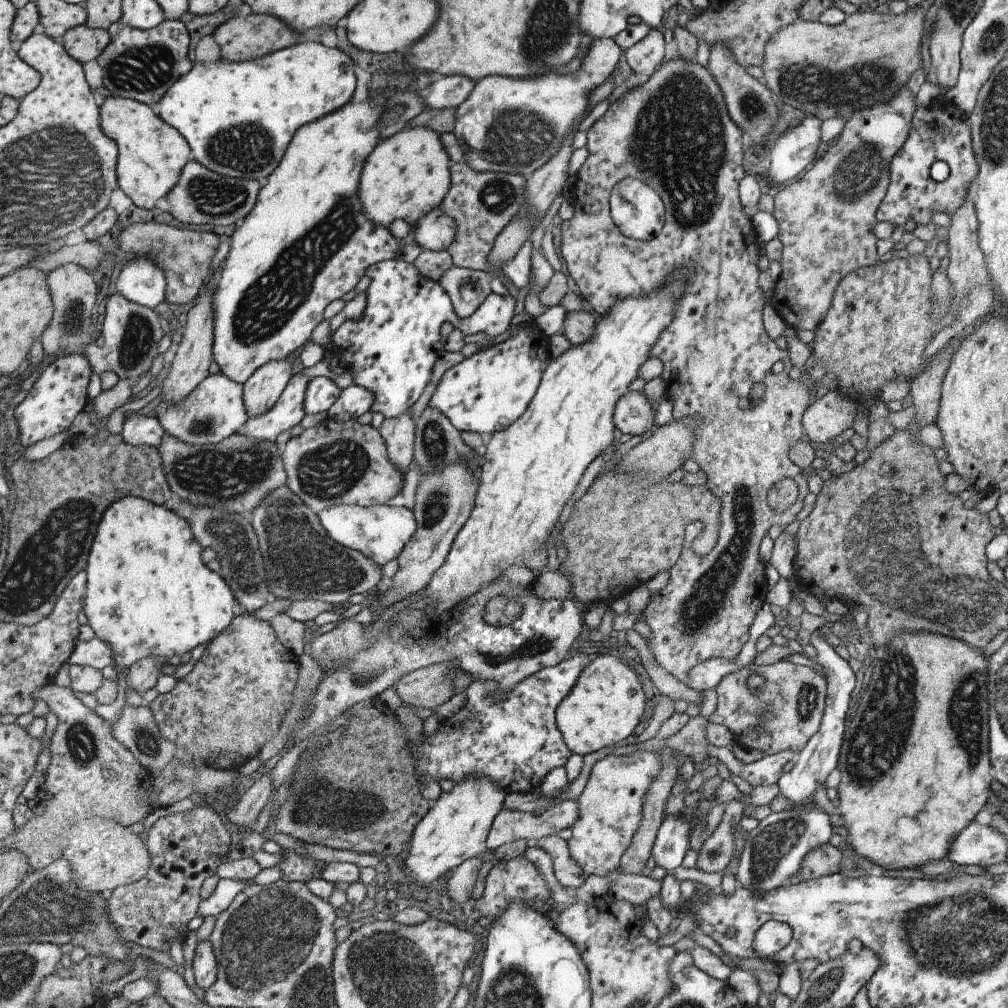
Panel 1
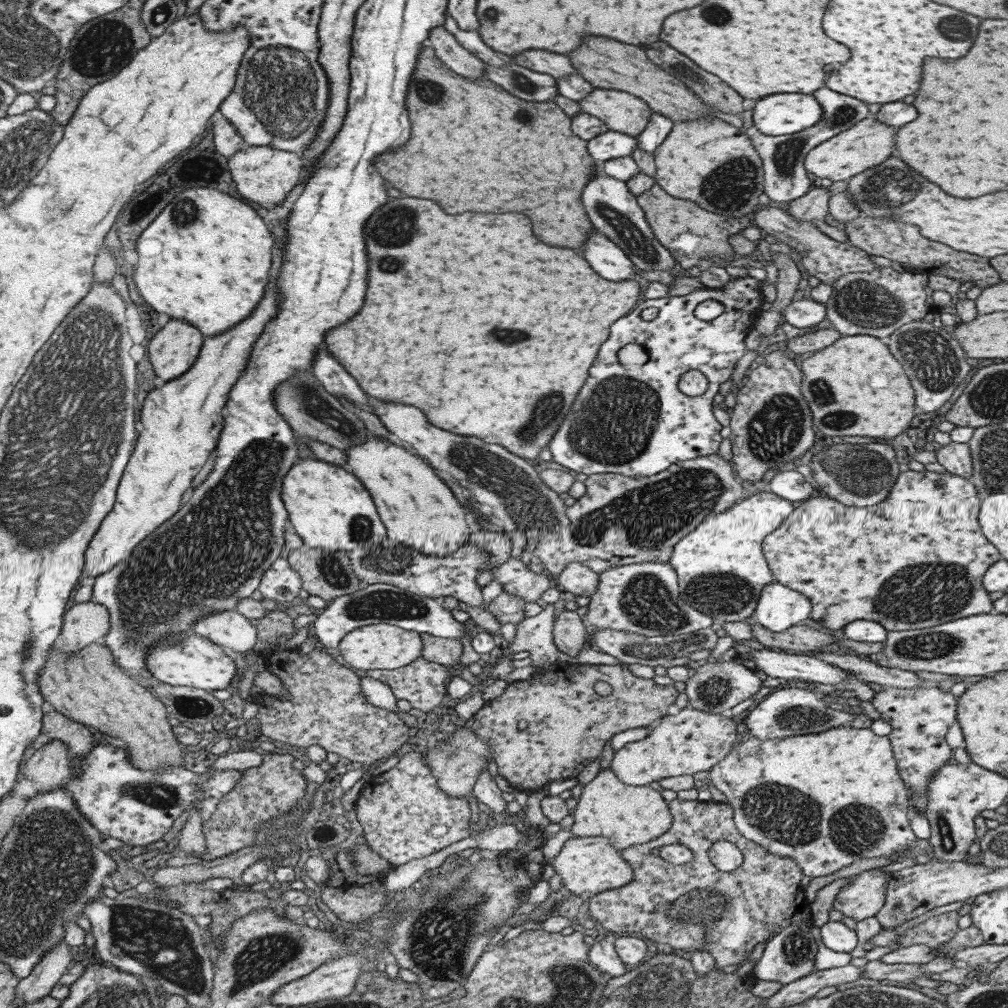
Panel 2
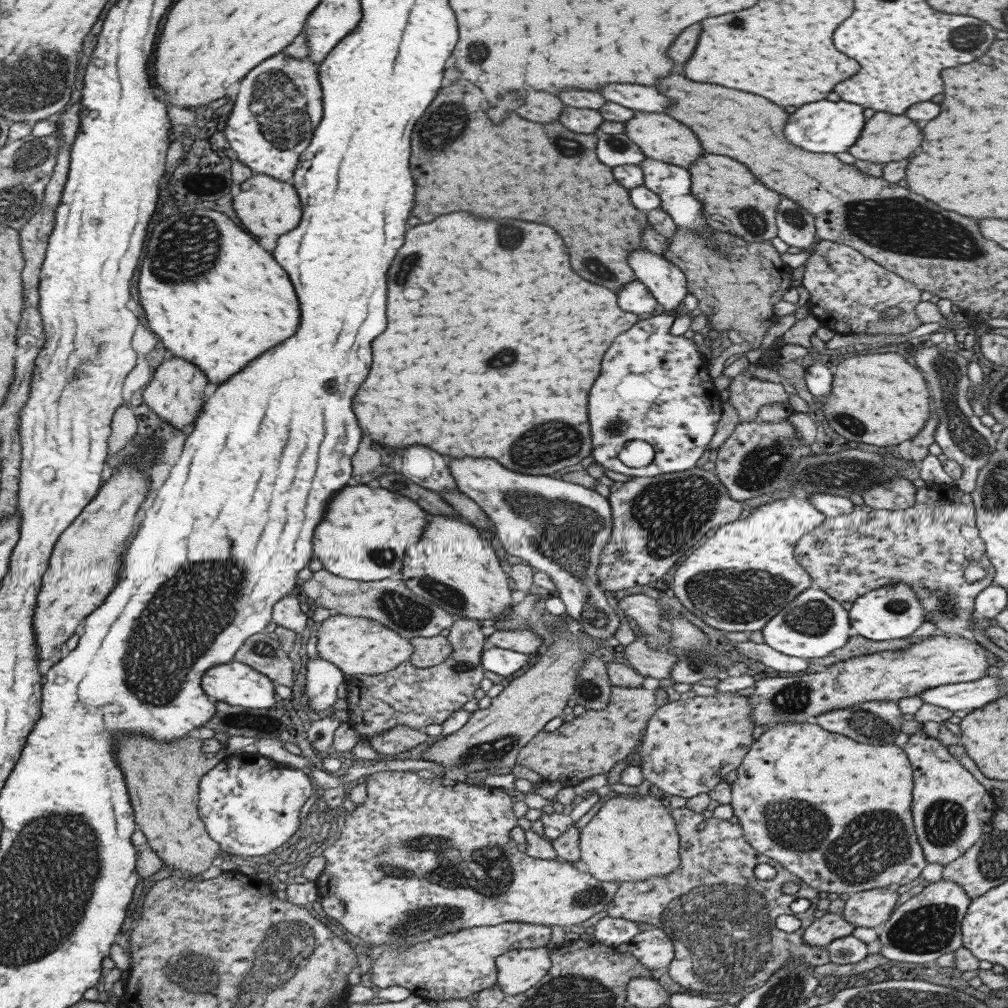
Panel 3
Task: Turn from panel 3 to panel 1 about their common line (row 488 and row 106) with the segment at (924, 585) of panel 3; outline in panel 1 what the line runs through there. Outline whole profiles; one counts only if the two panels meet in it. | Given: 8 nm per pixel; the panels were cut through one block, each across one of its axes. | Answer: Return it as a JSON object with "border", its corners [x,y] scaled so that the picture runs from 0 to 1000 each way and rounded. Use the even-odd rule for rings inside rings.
{"border":[[[941,99],[939,102],[930,100],[908,105],[905,115],[898,139],[882,160],[882,181],[867,212],[869,220],[880,220],[886,226],[896,225],[900,218],[904,218],[908,225],[918,224],[928,210],[942,214],[963,192],[962,185],[970,170],[964,150],[962,125],[951,107]],[[930,159],[938,161],[941,167],[939,177],[933,181],[926,180],[922,174],[922,166]]]}

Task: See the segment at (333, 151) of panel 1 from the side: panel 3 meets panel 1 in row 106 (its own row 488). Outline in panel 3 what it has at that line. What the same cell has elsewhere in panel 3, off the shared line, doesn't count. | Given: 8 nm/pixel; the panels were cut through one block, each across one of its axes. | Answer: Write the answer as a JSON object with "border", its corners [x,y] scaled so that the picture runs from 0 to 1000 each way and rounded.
{"border":[[[361,478],[337,484],[324,497],[321,509],[318,511],[318,516],[313,521],[310,530],[310,552],[318,557],[320,565],[332,571],[362,576],[395,572],[402,544],[416,536],[423,516],[427,512],[413,498],[378,483],[367,484]]]}

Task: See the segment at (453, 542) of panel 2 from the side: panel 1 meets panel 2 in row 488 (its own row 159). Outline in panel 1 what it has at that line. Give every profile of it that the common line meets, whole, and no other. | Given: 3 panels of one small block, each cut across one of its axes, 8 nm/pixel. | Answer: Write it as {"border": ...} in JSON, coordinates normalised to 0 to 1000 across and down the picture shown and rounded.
{"border":[[[403,125],[396,131],[381,137],[372,145],[372,149],[364,155],[364,161],[356,177],[356,200],[360,204],[363,217],[366,217],[371,223],[385,226],[392,216],[398,216],[409,226],[414,217],[437,204],[446,184],[447,159],[436,134],[437,132],[424,126]]]}

